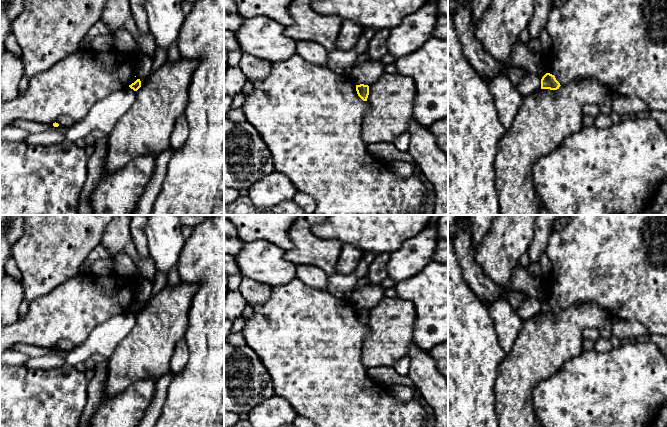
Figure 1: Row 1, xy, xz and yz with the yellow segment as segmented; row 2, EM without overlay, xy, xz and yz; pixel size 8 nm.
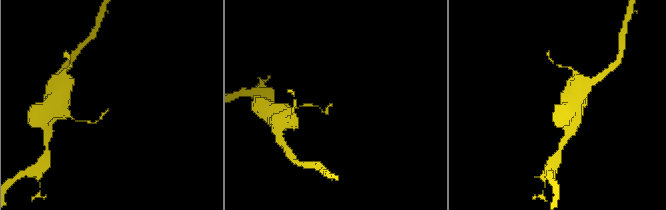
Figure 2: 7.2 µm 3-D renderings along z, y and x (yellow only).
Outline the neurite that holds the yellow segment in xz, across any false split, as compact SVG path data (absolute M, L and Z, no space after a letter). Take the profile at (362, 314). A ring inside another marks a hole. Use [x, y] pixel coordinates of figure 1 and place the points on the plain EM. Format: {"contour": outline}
{"contour": "M364 308L356 309L356 315L357 315L358 320L363 325L367 325L367 322L369 319L369 310L368 309L364 309Z"}

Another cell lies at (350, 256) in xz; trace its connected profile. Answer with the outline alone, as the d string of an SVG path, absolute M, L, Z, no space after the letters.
M343 244L339 261L336 266L338 274L347 275L352 273L361 261L364 252L354 246Z

